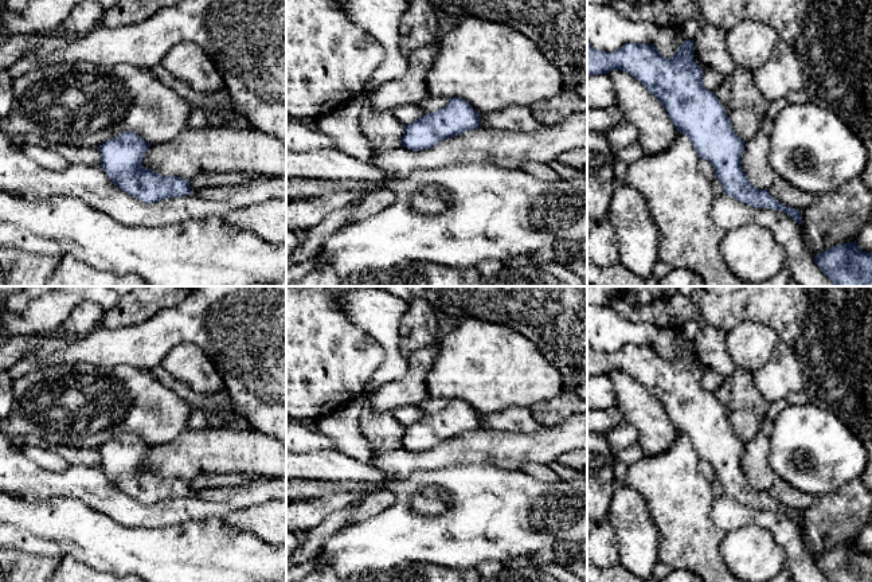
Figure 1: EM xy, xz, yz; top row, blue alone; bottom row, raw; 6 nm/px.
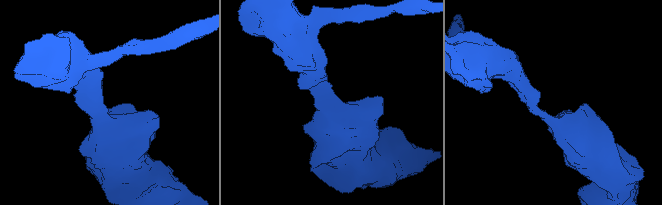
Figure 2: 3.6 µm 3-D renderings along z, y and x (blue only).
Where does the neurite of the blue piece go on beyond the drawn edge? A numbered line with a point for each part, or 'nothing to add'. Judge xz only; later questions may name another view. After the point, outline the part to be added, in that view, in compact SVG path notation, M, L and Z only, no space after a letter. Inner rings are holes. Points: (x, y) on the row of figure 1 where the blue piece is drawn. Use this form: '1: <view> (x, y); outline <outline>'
nothing to add

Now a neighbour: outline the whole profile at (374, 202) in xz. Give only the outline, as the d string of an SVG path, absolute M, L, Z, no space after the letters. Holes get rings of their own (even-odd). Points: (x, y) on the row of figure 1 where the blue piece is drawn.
M387 188L367 192L360 203L349 206L352 222L376 216L380 211L388 208L394 200L395 194Z

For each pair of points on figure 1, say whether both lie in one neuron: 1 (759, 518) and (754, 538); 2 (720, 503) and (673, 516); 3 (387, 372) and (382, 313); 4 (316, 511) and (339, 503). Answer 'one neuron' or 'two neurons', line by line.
1: two neurons
2: two neurons
3: one neuron
4: one neuron

